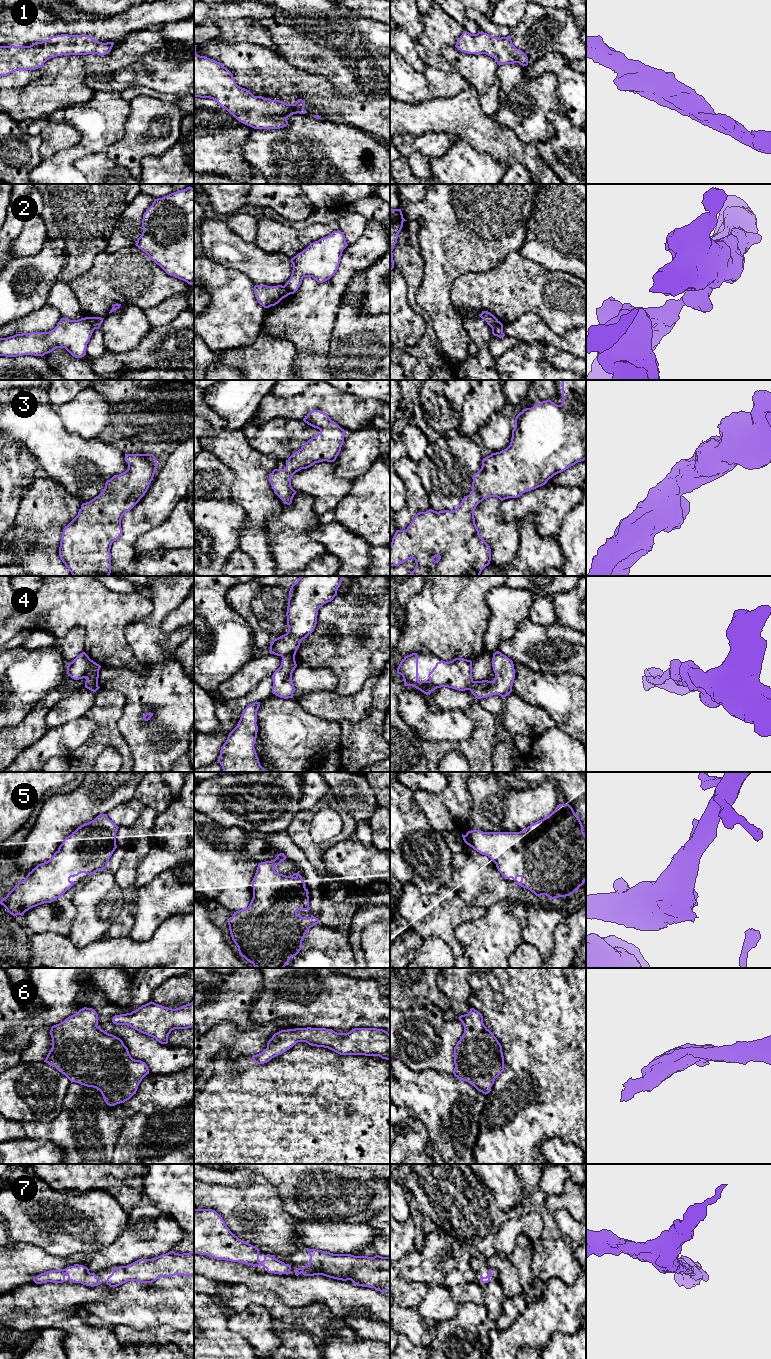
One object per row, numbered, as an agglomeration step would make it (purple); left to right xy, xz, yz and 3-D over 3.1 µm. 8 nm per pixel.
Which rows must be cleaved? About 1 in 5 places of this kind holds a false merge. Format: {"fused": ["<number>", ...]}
{"fused": ["2", "4"]}

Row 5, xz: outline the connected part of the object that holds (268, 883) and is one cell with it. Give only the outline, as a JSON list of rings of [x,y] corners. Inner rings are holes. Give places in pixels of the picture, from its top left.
[[[280,853],[274,860],[258,864],[252,880],[253,898],[249,906],[234,912],[228,920],[239,954],[256,968],[284,968],[302,949],[307,931],[319,923],[313,915],[304,918],[297,914],[298,910],[310,910],[309,892],[300,871],[290,876],[275,871],[274,867],[286,858],[284,853]]]

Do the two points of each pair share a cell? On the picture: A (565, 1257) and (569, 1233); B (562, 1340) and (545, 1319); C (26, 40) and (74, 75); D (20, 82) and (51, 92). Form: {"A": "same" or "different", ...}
{"A": "different", "B": "different", "C": "different", "D": "different"}

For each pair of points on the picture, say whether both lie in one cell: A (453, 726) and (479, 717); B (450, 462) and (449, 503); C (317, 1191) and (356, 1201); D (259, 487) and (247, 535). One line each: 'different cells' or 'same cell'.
A: different cells
B: same cell
C: same cell
D: same cell

